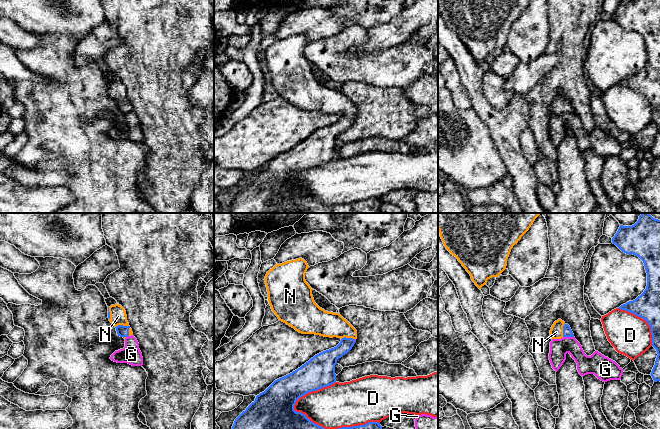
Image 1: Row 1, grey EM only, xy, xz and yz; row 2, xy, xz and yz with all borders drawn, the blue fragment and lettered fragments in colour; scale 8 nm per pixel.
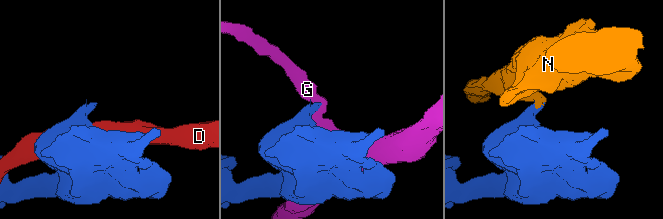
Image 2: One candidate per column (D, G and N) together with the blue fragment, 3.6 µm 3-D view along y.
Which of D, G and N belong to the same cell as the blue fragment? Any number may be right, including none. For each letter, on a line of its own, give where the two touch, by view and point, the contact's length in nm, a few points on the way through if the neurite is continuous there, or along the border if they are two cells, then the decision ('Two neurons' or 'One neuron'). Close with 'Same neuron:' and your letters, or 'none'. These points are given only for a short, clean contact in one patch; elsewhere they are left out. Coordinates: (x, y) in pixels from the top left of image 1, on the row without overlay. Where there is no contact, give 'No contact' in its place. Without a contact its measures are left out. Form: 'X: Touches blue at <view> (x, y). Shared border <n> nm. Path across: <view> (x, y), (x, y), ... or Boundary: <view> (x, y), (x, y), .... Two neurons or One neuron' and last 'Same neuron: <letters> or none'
D: Touches blue at xz (335, 205). Shared border 700 nm. Two neurons
G: Touches blue at yz (568, 112). Shared border 90 nm. Boundary: yz (563, 112), (573, 113). Two neurons
N: Touches blue at xy (126, 102). Shared border 140 nm. Path across: xy (123, 107), (126, 102), (118, 92). One neuron
Same neuron: N

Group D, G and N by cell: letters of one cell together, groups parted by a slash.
D / G / N

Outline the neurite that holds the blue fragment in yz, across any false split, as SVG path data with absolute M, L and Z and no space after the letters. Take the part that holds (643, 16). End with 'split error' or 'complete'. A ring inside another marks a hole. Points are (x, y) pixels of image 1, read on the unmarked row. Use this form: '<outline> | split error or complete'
M660 0L620 1L612 14L622 28L638 32L647 49L647 62L635 76L619 83L646 96L651 103L657 134L651 152L660 157Z | complete

